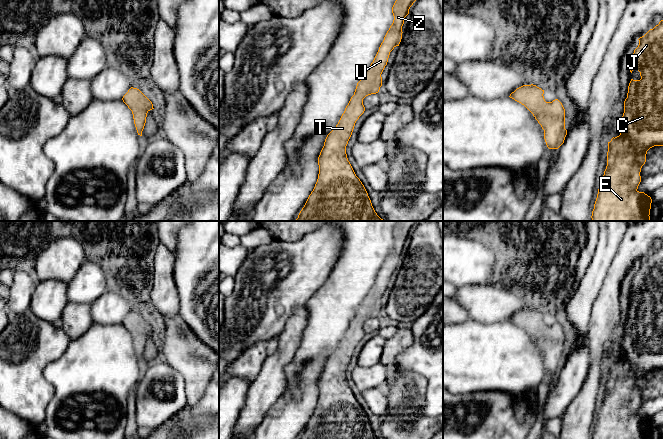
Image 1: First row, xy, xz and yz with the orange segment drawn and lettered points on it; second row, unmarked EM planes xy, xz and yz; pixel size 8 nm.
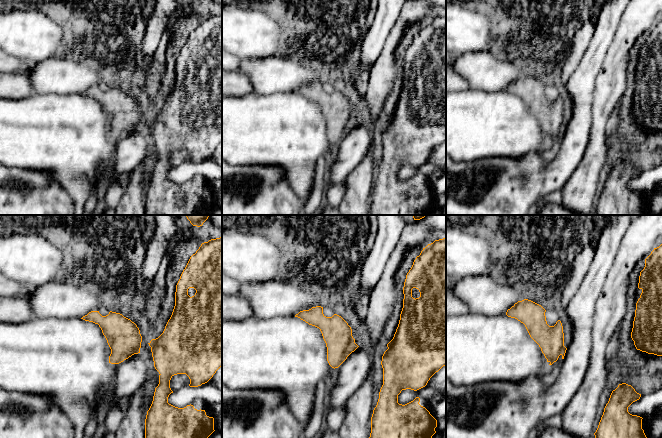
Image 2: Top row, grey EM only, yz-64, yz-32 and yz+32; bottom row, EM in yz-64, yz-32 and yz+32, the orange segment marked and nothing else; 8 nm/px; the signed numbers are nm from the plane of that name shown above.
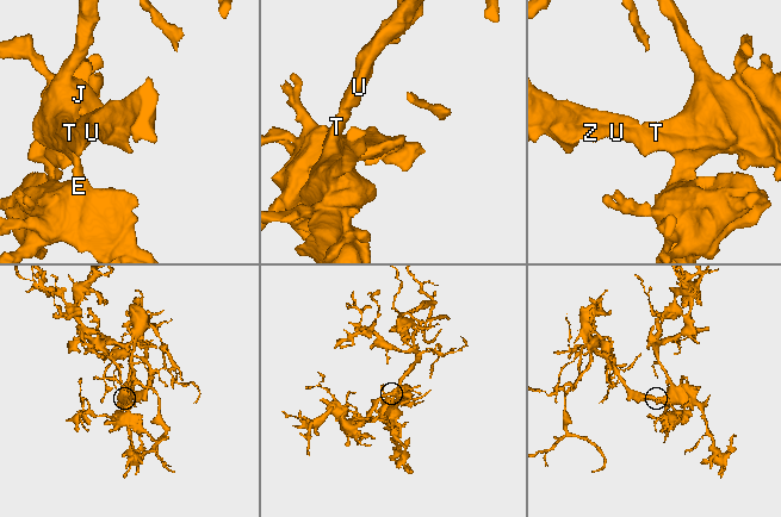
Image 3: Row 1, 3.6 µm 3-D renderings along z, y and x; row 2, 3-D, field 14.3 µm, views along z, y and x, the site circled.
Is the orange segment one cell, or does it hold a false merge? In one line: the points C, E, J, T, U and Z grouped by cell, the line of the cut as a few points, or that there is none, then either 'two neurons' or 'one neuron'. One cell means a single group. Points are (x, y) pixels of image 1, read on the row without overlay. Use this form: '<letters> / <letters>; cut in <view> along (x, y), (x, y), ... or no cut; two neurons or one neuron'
C E J T U Z; no cut; one neuron

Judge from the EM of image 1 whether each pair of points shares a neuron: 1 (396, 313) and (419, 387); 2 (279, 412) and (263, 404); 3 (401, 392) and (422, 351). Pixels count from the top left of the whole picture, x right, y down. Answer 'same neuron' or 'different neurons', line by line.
1: different neurons
2: different neurons
3: different neurons

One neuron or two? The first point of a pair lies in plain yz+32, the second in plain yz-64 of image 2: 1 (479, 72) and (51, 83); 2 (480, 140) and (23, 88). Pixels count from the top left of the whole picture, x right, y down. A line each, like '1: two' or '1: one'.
1: one
2: two

